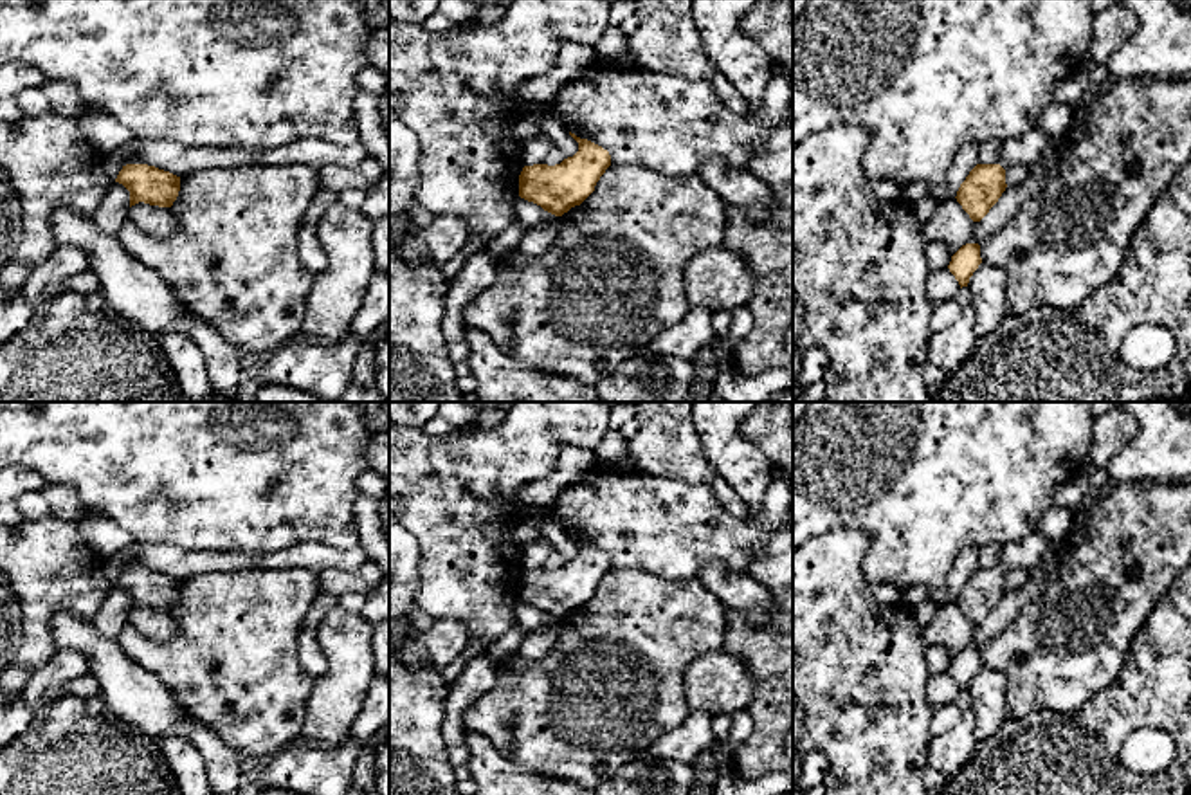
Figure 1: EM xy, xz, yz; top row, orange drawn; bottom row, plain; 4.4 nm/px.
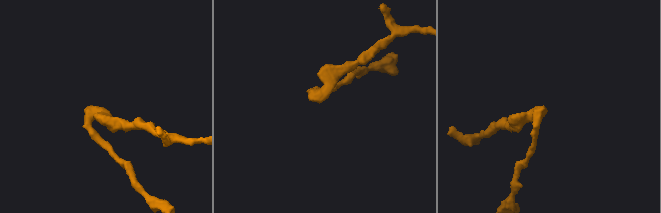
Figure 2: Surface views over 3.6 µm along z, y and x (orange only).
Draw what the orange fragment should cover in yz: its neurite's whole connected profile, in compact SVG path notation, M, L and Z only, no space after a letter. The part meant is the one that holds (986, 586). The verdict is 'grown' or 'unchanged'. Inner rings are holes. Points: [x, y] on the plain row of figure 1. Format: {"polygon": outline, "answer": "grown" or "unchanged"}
{"polygon": "M1034 532L1020 541L1002 544L996 568L977 568L957 595L957 606L973 626L980 626L1005 595L1005 575L1014 570L1029 571L1041 557L1049 541Z", "answer": "grown"}

